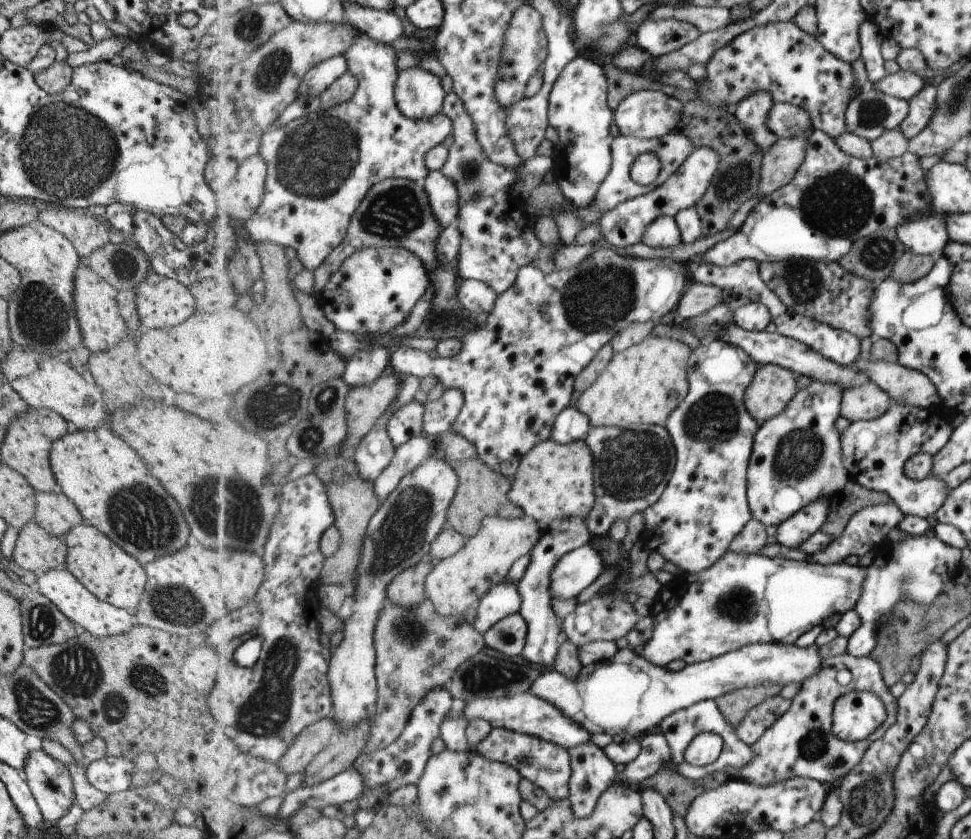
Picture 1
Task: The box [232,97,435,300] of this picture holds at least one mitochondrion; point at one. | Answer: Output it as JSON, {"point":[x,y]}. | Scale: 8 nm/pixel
{"point":[315,159]}

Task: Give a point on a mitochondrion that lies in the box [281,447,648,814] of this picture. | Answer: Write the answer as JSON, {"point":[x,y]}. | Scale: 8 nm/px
{"point":[401,533]}

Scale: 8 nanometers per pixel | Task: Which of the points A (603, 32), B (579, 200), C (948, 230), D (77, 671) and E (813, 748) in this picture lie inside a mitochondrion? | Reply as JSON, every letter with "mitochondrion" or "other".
{"A":"mitochondrion","B":"other","C":"other","D":"mitochondrion","E":"mitochondrion"}

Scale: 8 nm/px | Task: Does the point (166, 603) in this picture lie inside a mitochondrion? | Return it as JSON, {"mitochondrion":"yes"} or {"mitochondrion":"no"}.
{"mitochondrion":"yes"}

